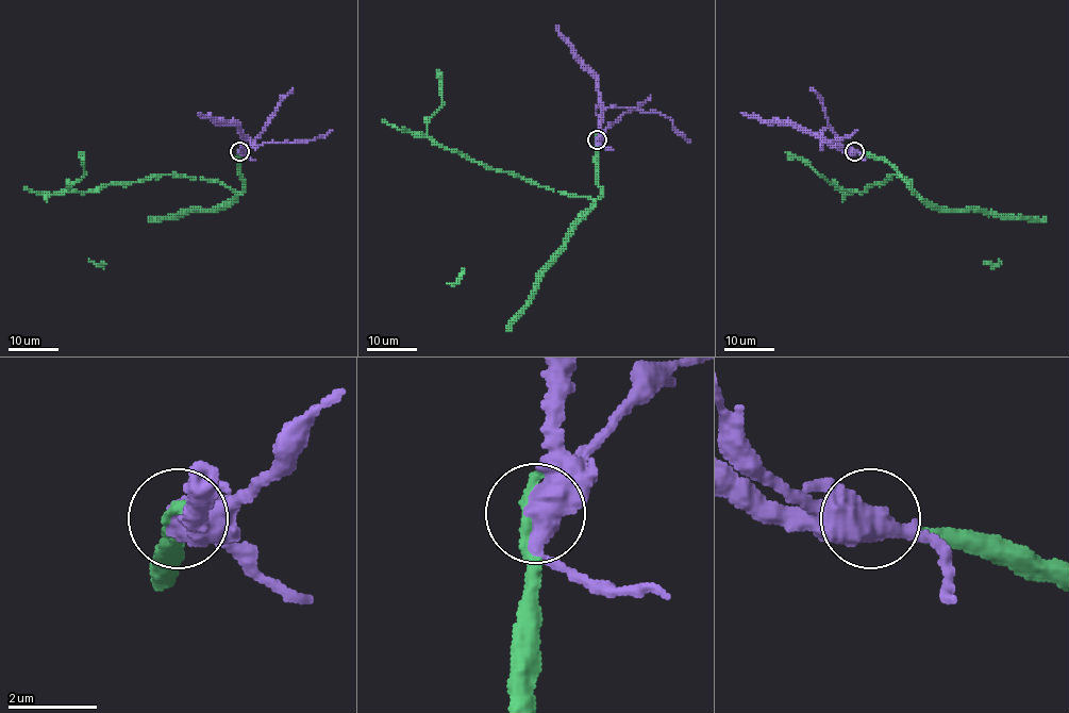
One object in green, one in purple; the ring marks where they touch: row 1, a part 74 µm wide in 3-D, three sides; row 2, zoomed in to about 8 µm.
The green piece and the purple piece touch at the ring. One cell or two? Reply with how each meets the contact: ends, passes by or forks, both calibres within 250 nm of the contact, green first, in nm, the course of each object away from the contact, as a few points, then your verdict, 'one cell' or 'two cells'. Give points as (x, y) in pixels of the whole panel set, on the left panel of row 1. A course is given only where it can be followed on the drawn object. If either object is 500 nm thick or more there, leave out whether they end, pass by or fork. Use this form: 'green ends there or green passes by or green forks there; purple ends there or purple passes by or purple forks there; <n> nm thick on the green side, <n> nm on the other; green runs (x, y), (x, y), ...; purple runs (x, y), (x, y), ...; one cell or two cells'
280 nm thick on the green side, 550 nm on the other; green runs (238, 151), (240, 193), (214, 181), (169, 176), (71, 192), (68, 188), (84, 173), (80, 151); purple runs (239, 151), (248, 138), (253, 144), (300, 142), (326, 135), (333, 129); one cell

